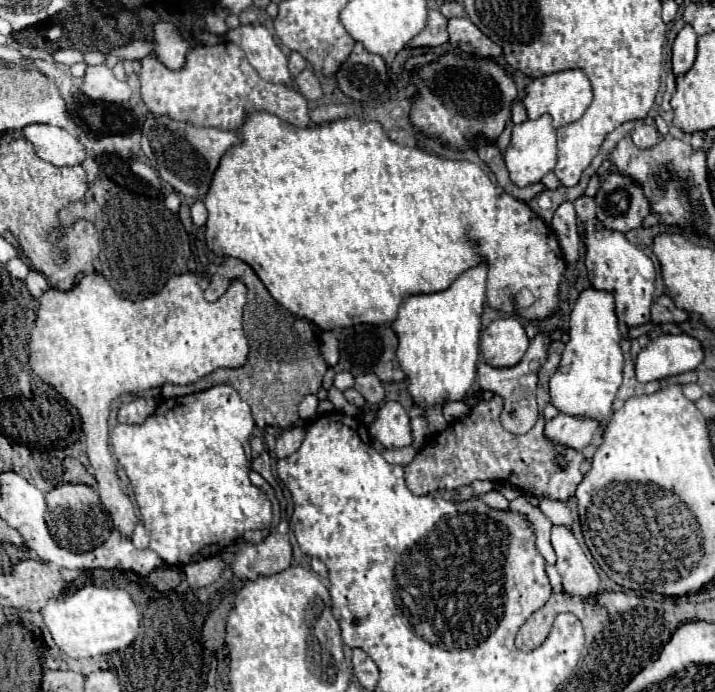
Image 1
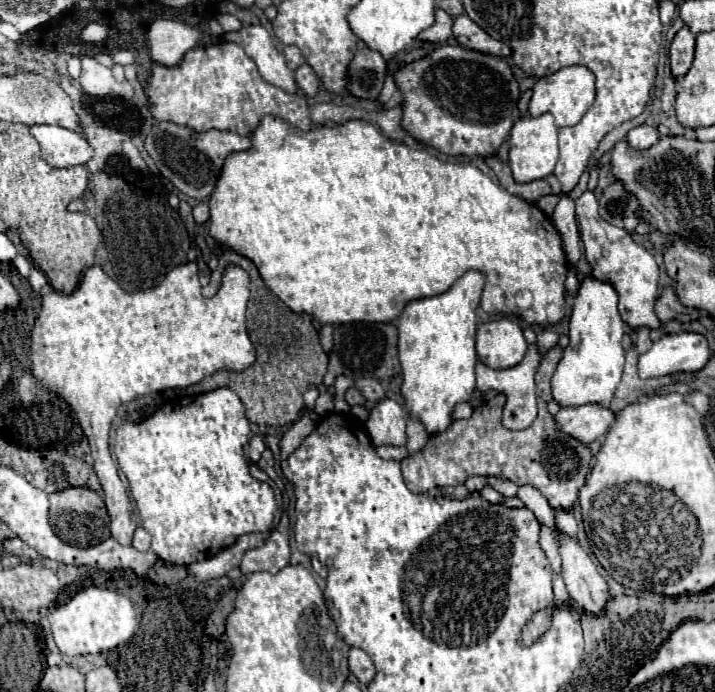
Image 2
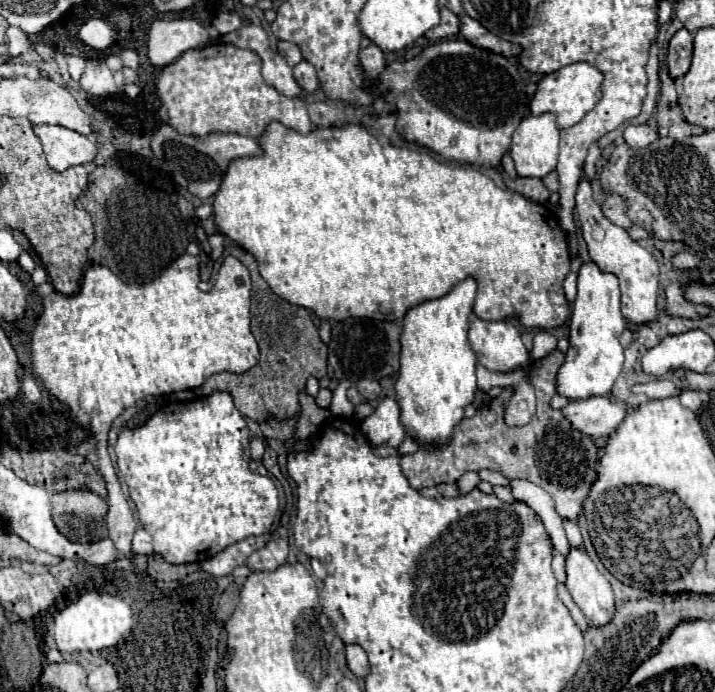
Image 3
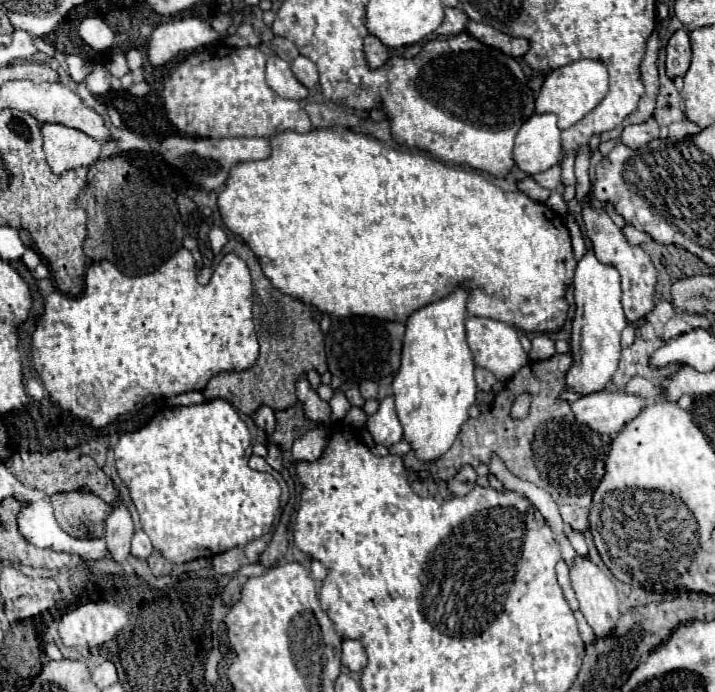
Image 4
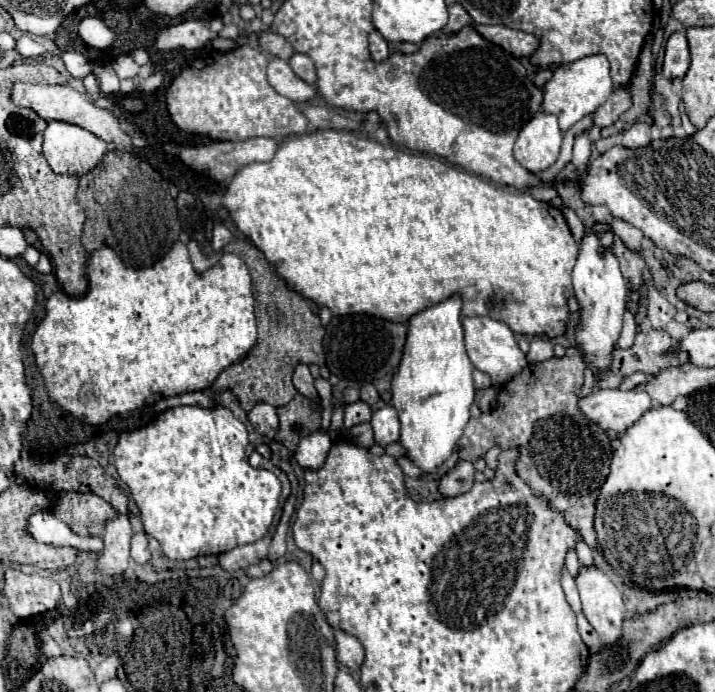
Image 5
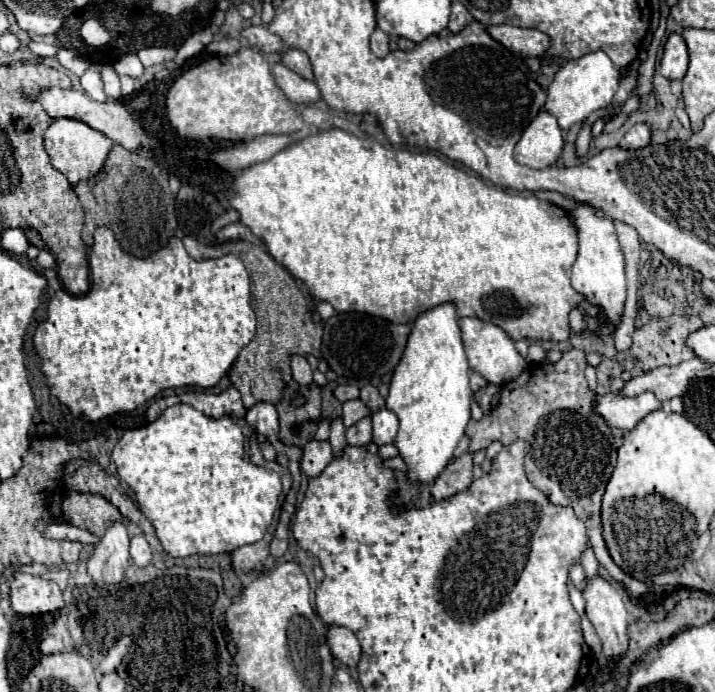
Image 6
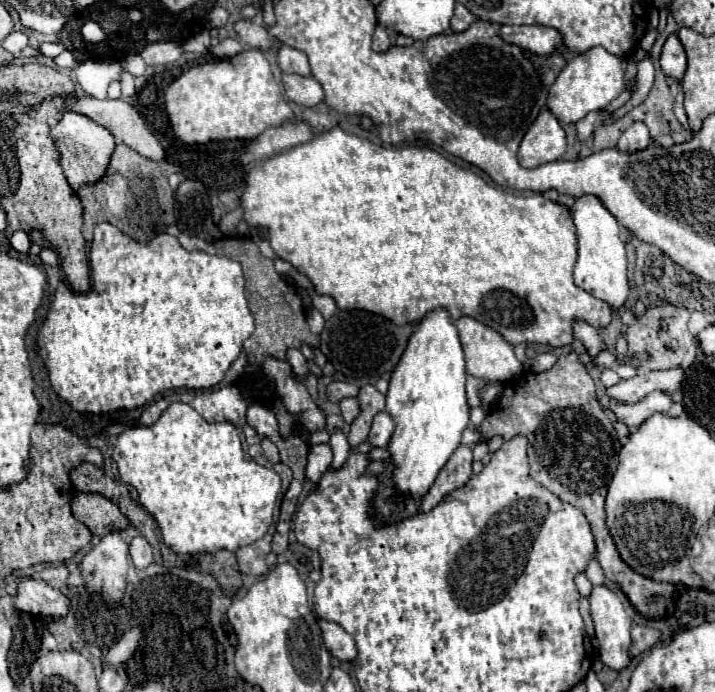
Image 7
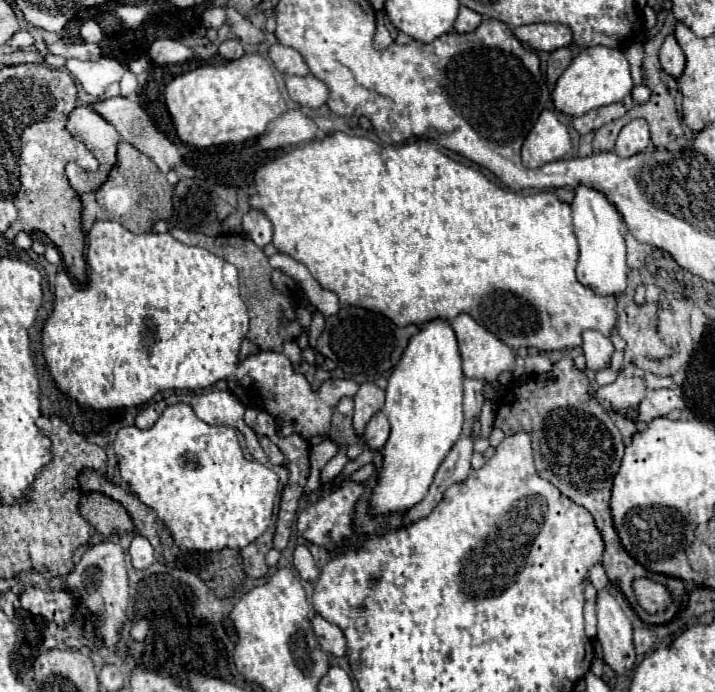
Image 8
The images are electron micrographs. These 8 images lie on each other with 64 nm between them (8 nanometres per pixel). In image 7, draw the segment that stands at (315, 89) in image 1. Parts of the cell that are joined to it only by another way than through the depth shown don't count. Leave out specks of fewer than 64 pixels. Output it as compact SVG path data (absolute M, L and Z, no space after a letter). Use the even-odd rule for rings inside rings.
M280 46L276 60L278 60L278 66L280 66L282 72L300 74L300 76L308 76L310 74L310 64L308 64L306 54L296 50L296 48Z

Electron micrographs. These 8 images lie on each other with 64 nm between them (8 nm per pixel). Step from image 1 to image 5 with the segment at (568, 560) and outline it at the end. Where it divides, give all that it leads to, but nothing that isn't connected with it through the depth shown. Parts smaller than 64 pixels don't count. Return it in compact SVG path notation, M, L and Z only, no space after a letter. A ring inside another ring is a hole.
M580 568L576 584L582 600L582 612L594 626L600 640L606 648L616 644L626 618L622 594L598 568Z

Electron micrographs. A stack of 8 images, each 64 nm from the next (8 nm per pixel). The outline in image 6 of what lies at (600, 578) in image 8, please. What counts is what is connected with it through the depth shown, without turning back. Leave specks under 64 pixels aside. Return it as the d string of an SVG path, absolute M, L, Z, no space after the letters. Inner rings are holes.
M590 548L582 554L582 568L584 568L584 572L586 572L588 578L598 576L598 568L600 568L600 564L598 564L598 560L596 560L596 556L594 556L594 552L592 552Z

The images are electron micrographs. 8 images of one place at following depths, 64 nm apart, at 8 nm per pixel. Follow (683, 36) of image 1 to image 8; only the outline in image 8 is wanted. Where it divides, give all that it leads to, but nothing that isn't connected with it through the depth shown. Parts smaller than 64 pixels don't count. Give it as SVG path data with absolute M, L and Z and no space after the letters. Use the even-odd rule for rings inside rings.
M666 36L666 40L664 40L664 44L660 48L660 64L662 64L662 70L674 78L678 78L684 72L686 58L674 36Z

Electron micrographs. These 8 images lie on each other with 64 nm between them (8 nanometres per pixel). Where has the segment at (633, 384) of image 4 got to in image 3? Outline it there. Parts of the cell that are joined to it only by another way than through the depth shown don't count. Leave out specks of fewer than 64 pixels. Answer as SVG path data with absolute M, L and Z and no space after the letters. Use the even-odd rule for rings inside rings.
M648 382L648 384L634 384L632 392L646 394L648 398L666 398L666 396L674 396L678 388L672 382Z

